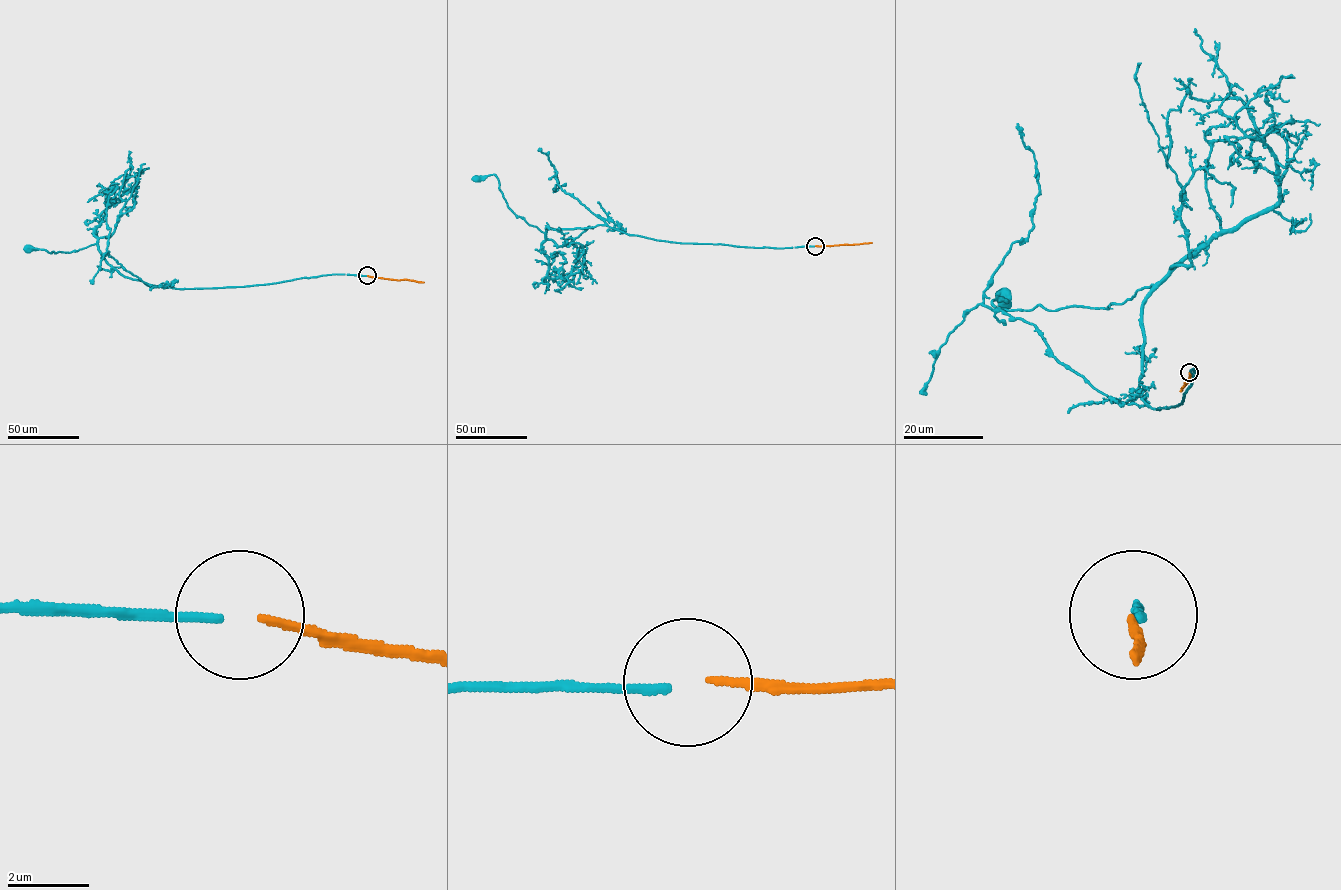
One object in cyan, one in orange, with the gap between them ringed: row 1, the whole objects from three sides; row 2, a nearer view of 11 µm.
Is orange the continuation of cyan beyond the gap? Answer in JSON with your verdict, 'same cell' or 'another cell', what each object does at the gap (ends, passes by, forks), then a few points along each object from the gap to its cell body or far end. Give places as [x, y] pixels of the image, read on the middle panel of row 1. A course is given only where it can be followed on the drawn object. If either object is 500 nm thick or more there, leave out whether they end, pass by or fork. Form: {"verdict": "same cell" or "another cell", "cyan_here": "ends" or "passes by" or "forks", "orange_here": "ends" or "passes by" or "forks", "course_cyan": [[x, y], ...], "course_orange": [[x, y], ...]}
{"verdict": "same cell", "cyan_here": "ends", "orange_here": "ends", "course_cyan": [[814, 246], [676, 243], [628, 235], [605, 225], [548, 229], [544, 233], [508, 207], [494, 175], [476, 177]], "course_orange": [[815, 246], [871, 242]]}

